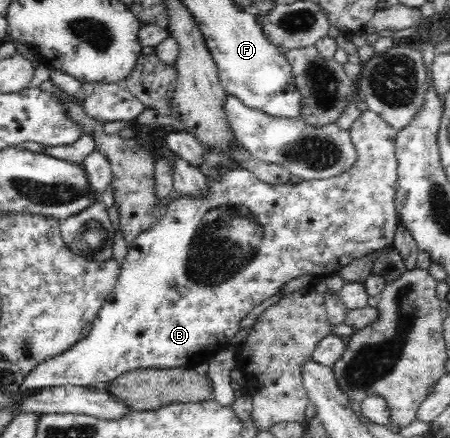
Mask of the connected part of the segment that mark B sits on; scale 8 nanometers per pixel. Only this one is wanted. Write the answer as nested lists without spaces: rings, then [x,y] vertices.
[[[364,110],[358,116],[357,120],[352,122],[348,129],[350,141],[356,151],[356,160],[348,170],[330,176],[324,179],[305,180],[300,183],[286,184],[266,184],[252,172],[246,169],[233,168],[225,176],[217,179],[208,178],[209,195],[200,199],[192,199],[176,194],[173,201],[165,208],[163,215],[154,223],[152,228],[146,232],[140,233],[136,237],[132,248],[128,250],[128,256],[122,264],[118,280],[114,290],[104,301],[98,316],[91,322],[92,329],[85,338],[80,339],[74,346],[71,346],[66,352],[48,359],[45,363],[39,364],[28,376],[23,377],[23,383],[20,385],[19,392],[28,394],[36,388],[44,386],[66,386],[72,385],[85,387],[92,382],[108,382],[114,380],[116,376],[144,368],[185,368],[193,369],[198,364],[204,364],[211,358],[214,358],[221,350],[229,344],[230,340],[240,332],[242,327],[240,321],[252,312],[256,306],[262,304],[264,300],[282,292],[283,288],[294,278],[311,275],[312,277],[330,277],[339,274],[342,268],[346,267],[352,261],[362,256],[374,253],[380,249],[391,246],[395,239],[398,221],[396,220],[396,211],[393,203],[397,188],[397,158],[395,155],[396,130],[382,121],[382,118],[371,112]]]

